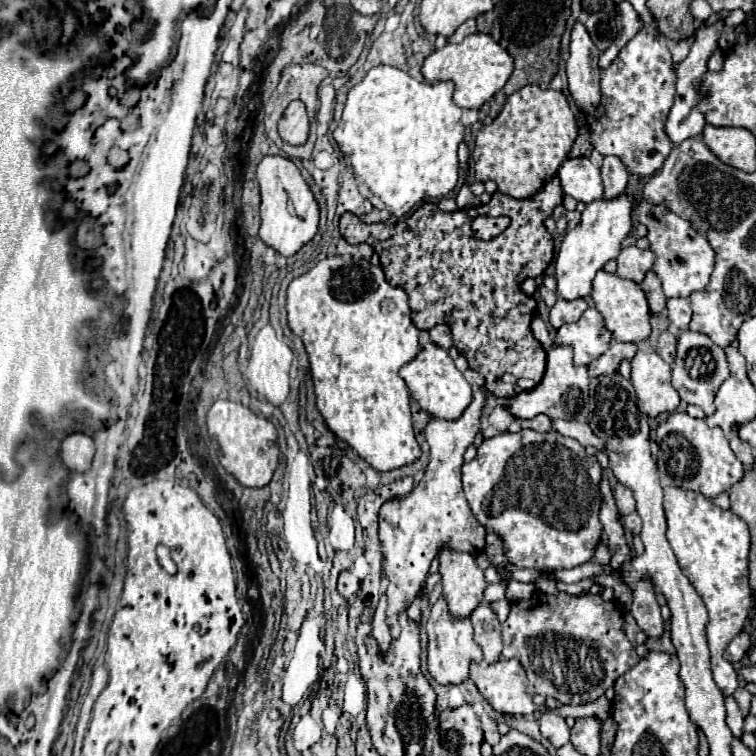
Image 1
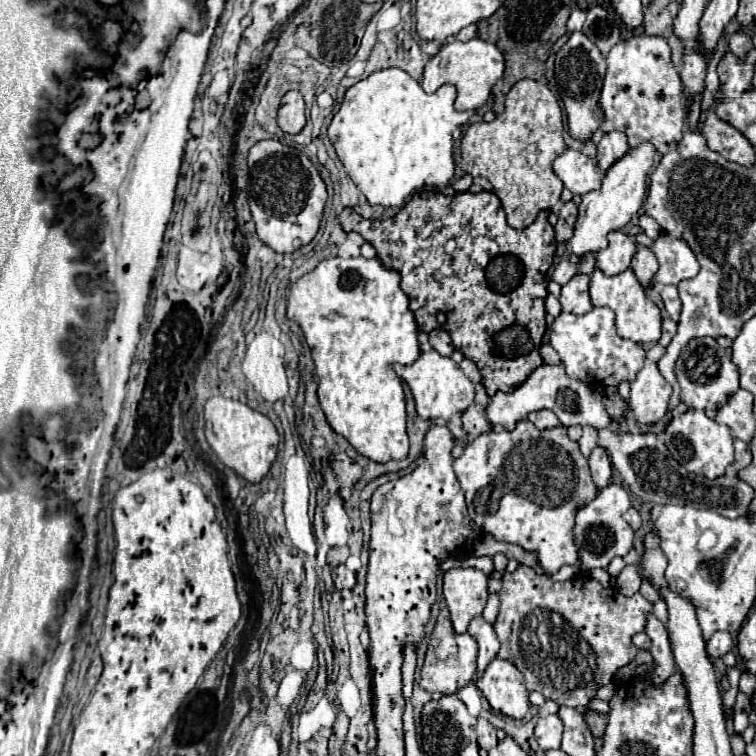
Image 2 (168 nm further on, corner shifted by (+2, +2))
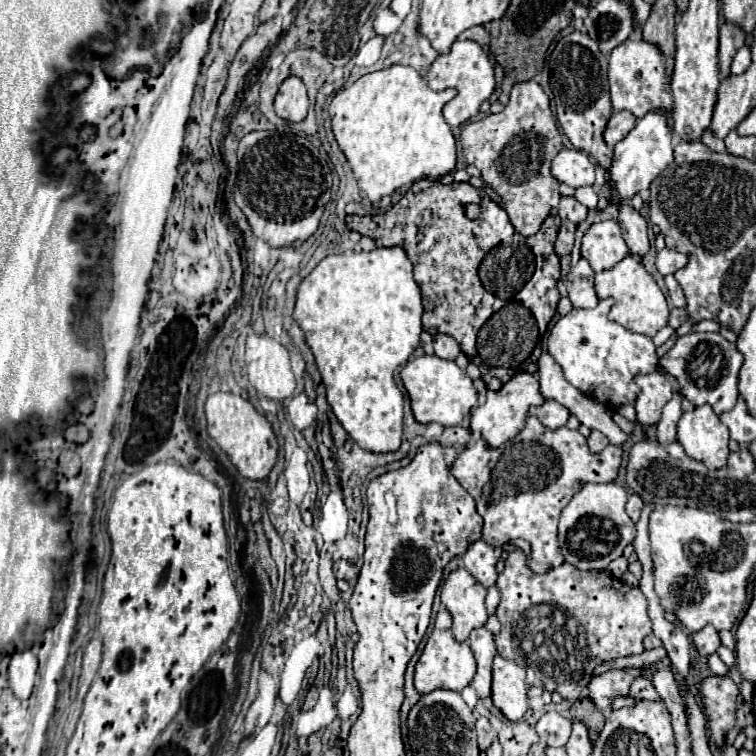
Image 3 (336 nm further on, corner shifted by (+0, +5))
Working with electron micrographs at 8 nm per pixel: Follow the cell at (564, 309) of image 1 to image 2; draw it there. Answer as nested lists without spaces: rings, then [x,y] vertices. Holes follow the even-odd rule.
[[[576,274],[568,284],[562,286],[562,294],[560,294],[562,312],[586,314],[592,310],[592,302],[590,302],[590,294],[588,294],[588,282],[590,282],[590,276]]]

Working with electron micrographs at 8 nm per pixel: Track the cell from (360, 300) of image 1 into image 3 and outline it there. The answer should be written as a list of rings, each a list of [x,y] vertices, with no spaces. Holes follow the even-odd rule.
[[[382,247],[382,249],[374,249],[370,253],[342,253],[342,255],[328,255],[326,259],[322,259],[316,269],[306,277],[302,279],[300,287],[298,287],[298,299],[296,299],[296,307],[294,307],[294,319],[298,321],[298,325],[302,327],[302,331],[306,333],[306,343],[308,347],[312,349],[314,353],[314,359],[316,359],[316,365],[318,365],[318,371],[322,375],[322,381],[324,381],[324,387],[326,387],[326,397],[328,397],[328,403],[336,415],[336,419],[340,421],[340,425],[346,429],[346,433],[366,451],[372,451],[372,453],[388,453],[388,451],[398,451],[400,449],[400,443],[402,443],[402,421],[404,421],[404,413],[402,413],[402,407],[404,407],[404,395],[402,391],[398,389],[396,381],[394,381],[394,369],[402,363],[408,361],[408,357],[416,351],[418,343],[420,343],[420,333],[422,333],[422,323],[420,323],[420,317],[422,317],[422,299],[420,299],[420,287],[416,285],[414,281],[414,275],[412,275],[412,263],[410,259],[406,257],[406,253],[400,249],[400,247]]]

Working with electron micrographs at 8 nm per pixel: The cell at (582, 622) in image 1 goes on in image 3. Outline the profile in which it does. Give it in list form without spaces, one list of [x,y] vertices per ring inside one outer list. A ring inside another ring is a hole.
[[[504,545],[504,551],[510,555],[506,559],[506,569],[496,581],[500,589],[496,617],[502,629],[498,635],[494,635],[494,641],[504,659],[512,659],[526,669],[528,685],[542,687],[550,693],[558,691],[564,699],[578,701],[586,697],[588,683],[600,663],[618,657],[640,655],[644,651],[642,639],[652,633],[652,623],[648,617],[648,601],[640,587],[626,587],[620,579],[608,575],[608,571],[580,571],[570,563],[562,563],[560,567],[540,575],[528,567],[520,549],[512,551],[512,545]]]

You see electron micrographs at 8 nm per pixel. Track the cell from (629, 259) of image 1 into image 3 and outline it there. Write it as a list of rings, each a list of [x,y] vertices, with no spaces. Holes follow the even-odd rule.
[[[618,221],[594,223],[582,239],[582,257],[590,263],[592,271],[612,269],[628,255],[628,247],[620,233]]]

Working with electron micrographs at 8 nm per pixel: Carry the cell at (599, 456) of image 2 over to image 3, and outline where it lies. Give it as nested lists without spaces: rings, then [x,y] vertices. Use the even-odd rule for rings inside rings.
[[[592,431],[592,435],[588,437],[588,447],[590,447],[592,453],[600,453],[600,451],[606,449],[608,445],[610,445],[608,437],[606,437],[604,433],[600,433],[600,431]]]

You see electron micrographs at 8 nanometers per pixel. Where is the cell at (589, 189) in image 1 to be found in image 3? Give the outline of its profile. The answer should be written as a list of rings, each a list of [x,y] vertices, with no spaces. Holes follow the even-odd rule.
[[[563,148],[554,159],[552,159],[552,175],[574,189],[584,185],[594,185],[594,161],[578,149]]]

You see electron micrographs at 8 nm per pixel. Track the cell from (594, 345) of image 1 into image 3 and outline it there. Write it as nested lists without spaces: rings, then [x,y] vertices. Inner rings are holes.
[[[612,299],[600,301],[594,309],[572,309],[560,317],[548,337],[548,353],[560,363],[566,381],[602,405],[620,407],[634,403],[640,387],[634,383],[638,373],[652,373],[658,365],[656,347],[650,337],[632,333],[608,319]]]

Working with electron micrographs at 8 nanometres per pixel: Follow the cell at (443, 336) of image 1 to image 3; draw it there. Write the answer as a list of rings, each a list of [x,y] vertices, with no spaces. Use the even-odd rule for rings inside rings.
[[[438,333],[434,335],[434,353],[442,359],[456,359],[460,353],[460,345],[450,335]]]

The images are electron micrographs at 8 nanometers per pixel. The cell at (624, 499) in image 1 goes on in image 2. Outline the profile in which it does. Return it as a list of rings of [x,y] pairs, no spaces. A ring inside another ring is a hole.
[[[608,484],[598,492],[598,496],[590,504],[578,508],[572,534],[574,534],[574,544],[578,546],[578,560],[582,564],[580,568],[584,570],[606,568],[614,556],[626,556],[632,550],[634,532],[628,526],[628,522],[622,518],[630,506],[632,500],[628,490],[620,484]]]

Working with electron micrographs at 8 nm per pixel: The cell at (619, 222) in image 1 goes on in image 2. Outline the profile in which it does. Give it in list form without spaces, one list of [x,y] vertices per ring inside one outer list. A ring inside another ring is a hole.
[[[642,142],[604,172],[600,190],[594,190],[582,196],[582,202],[578,206],[578,220],[574,226],[574,238],[570,240],[572,260],[578,262],[584,254],[606,248],[608,246],[606,234],[630,224],[632,216],[638,214],[638,210],[642,208],[644,196],[646,196],[646,178],[656,162],[658,162],[658,152],[654,150],[654,144]]]

